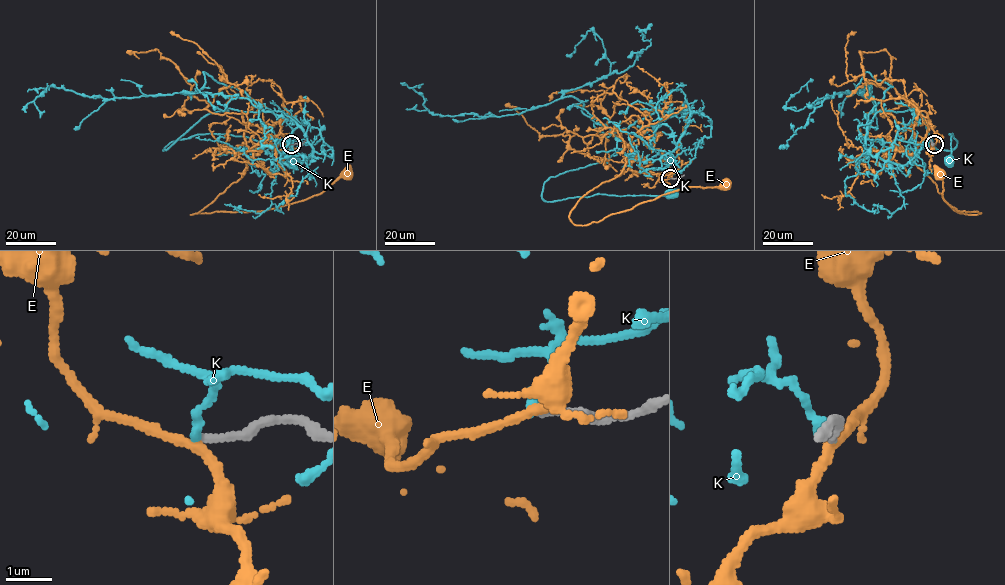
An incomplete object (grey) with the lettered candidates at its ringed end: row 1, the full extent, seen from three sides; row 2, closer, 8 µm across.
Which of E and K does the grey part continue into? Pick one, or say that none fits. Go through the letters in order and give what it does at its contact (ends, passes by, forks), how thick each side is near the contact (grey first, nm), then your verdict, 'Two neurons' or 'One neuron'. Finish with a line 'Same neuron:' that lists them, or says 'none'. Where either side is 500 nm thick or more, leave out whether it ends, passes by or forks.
E: It passes by. Thickness 160 nm (grey) against 200 nm. Two neurons
K: It ends there. Thickness 160 nm (grey) against 180 nm. Two neurons
Same neuron: none

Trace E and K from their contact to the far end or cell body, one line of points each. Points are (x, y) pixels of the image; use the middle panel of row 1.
E: (670, 178), (633, 171), (636, 158), (628, 156), (569, 219), (587, 225), (687, 187), (727, 184)
K: (670, 178), (711, 134), (711, 120), (698, 112), (678, 110), (602, 162), (550, 176), (541, 197), (668, 192)

